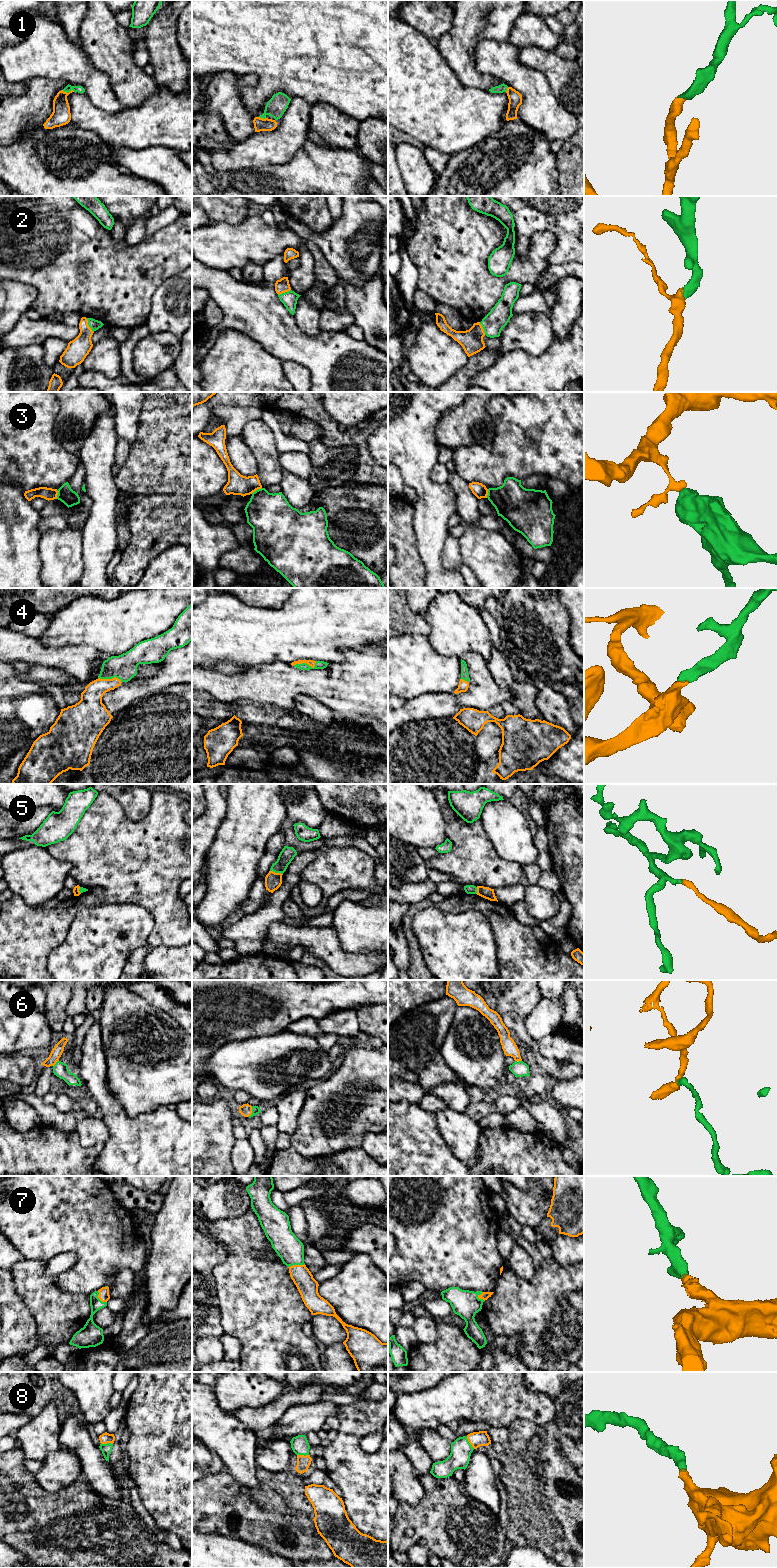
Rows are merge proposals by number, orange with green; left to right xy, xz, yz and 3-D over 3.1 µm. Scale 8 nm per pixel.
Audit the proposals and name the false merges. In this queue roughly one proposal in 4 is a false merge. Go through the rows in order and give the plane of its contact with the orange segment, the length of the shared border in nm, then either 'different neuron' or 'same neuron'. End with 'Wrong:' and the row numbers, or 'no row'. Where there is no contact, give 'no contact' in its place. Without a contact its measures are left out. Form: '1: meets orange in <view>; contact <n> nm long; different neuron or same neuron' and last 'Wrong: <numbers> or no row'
1: meets orange in xy; contact 100 nm long; same neuron
2: meets orange in xy; contact 130 nm long; same neuron
3: meets orange in xz; contact 100 nm long; different neuron
4: meets orange in xz; contact 190 nm long; same neuron
5: meets orange in xz; contact 110 nm long; different neuron
6: meets orange in xz; contact 90 nm long; different neuron
7: meets orange in xz; contact 140 nm long; same neuron
8: meets orange in yz; contact 120 nm long; same neuron
Wrong: 3, 5, 6

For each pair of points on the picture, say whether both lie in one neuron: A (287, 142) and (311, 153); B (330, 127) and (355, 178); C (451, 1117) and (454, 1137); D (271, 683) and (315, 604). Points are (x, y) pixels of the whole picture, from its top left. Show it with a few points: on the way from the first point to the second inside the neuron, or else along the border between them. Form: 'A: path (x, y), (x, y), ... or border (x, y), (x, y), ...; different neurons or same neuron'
A: border (307, 139), (288, 161), (282, 163); different neurons
B: border (317, 143), (323, 146), (354, 150); different neurons
C: path (451, 1122), (454, 1126), (454, 1132); same neuron
D: border (290, 663), (272, 661), (260, 664); different neurons

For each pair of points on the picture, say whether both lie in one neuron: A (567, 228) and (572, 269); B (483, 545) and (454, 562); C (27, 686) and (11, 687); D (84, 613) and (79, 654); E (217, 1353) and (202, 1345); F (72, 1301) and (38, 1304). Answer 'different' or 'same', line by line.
A: different
B: different
C: same
D: different
E: same
F: same

